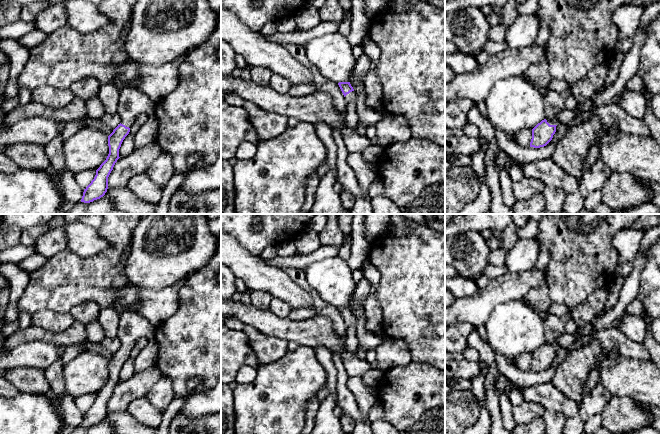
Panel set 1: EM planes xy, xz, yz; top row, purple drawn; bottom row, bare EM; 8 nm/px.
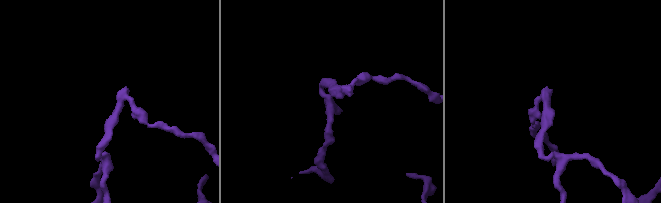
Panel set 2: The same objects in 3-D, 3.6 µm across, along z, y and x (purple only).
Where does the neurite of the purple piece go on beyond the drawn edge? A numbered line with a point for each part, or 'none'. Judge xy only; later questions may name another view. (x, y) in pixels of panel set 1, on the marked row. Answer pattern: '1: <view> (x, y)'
1: xy (132, 102)

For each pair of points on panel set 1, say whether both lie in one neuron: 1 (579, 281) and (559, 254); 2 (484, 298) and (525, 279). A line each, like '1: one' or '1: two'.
1: one
2: one

